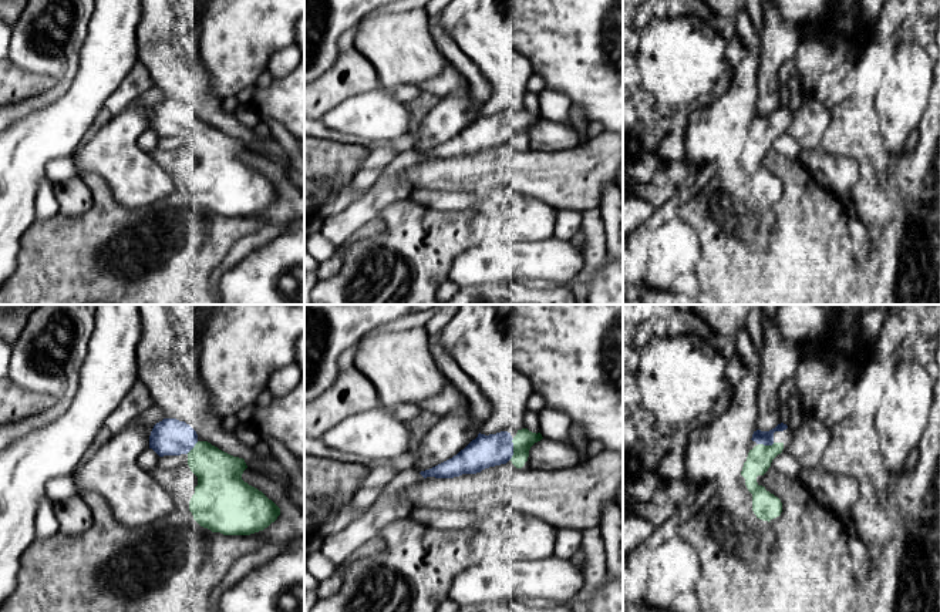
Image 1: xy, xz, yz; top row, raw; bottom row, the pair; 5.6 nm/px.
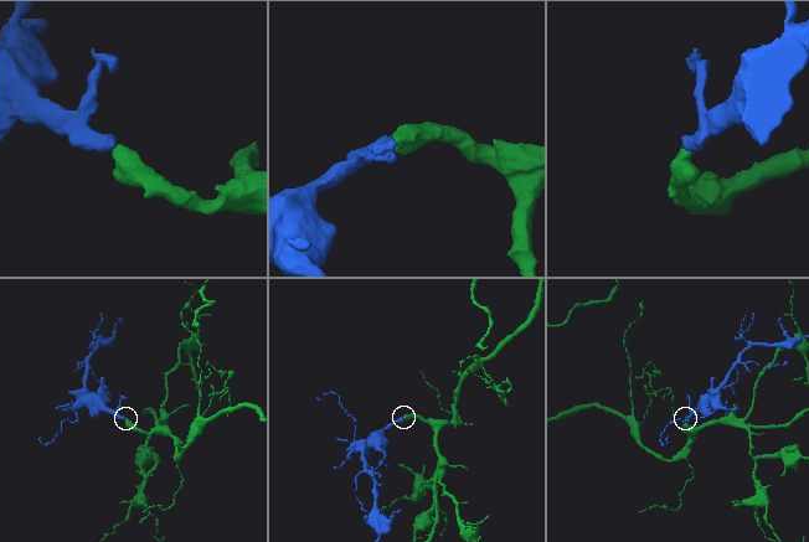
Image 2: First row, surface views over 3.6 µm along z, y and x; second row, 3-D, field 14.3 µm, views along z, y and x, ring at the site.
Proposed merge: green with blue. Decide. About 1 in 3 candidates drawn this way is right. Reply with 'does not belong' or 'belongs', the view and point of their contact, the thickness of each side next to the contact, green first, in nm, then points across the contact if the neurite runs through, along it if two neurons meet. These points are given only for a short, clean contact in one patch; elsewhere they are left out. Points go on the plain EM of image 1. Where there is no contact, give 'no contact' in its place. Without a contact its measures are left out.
belongs | xz (514, 130) | 110/180 nm

